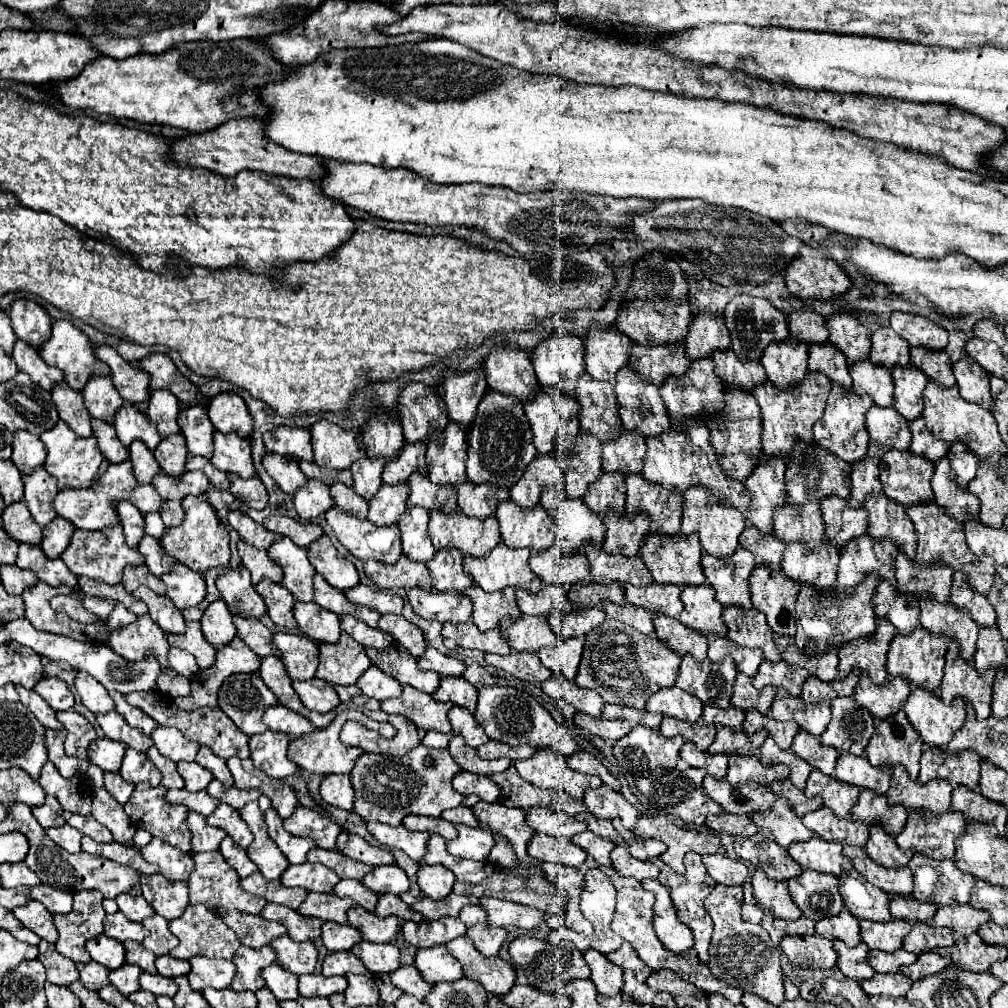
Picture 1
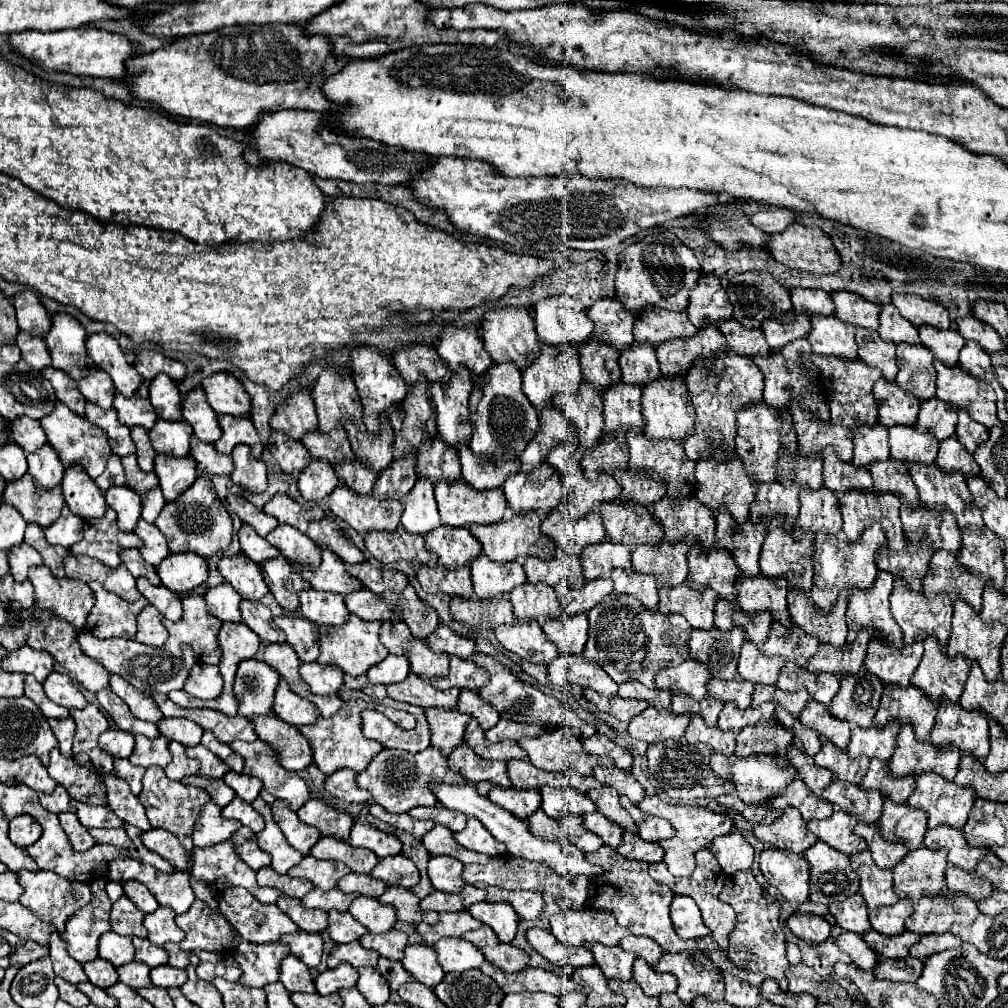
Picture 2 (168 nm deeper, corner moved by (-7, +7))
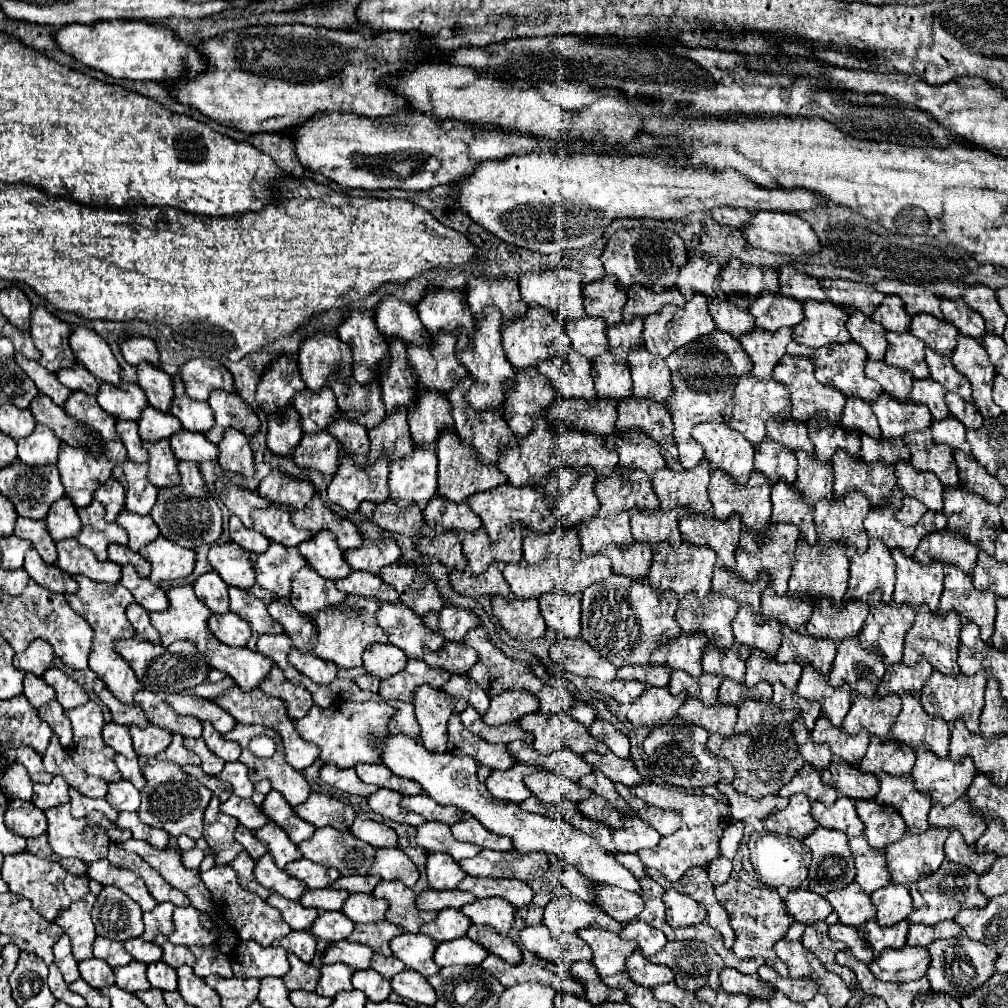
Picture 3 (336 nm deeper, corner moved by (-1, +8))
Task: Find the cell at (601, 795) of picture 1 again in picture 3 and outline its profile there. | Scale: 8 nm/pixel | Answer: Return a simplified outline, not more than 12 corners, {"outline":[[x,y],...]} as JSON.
{"outline":[[585,752],[583,758],[609,780],[629,788],[641,784],[631,758],[613,752]]}

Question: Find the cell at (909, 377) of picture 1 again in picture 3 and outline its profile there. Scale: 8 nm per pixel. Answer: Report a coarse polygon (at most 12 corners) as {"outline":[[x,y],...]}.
{"outline":[[887,332],[887,364],[929,376],[925,344],[909,332]]}

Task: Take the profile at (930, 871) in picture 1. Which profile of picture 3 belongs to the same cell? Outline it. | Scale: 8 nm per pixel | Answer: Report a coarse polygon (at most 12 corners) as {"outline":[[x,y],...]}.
{"outline":[[967,796],[935,804],[929,826],[959,830],[975,844],[987,828]]}

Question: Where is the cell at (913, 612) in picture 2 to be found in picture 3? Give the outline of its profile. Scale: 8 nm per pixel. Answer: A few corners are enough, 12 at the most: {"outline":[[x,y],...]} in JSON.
{"outline":[[891,550],[895,602],[939,610],[943,564],[919,564]]}

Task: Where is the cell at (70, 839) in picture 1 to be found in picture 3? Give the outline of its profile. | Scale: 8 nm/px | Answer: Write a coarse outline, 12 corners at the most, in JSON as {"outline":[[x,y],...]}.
{"outline":[[69,804],[49,808],[49,844],[61,858],[95,862],[109,836]]}

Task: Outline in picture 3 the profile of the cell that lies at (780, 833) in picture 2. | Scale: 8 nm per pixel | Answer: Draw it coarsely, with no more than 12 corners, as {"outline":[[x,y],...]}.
{"outline":[[807,796],[763,820],[769,832],[805,838],[819,824]]}

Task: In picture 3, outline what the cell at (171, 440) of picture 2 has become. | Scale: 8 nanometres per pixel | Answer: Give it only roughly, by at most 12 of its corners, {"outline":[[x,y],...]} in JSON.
{"outline":[[147,406],[137,420],[141,440],[161,440],[181,430],[169,412]]}

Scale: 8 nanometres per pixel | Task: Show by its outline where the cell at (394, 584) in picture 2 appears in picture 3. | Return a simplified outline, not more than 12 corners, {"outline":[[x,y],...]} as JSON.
{"outline":[[393,538],[365,540],[343,556],[353,570],[377,574],[397,562]]}

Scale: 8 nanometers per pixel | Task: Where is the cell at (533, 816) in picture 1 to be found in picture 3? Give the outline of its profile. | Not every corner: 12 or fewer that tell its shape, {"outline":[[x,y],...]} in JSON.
{"outline":[[545,768],[523,782],[543,804],[581,802],[589,788]]}

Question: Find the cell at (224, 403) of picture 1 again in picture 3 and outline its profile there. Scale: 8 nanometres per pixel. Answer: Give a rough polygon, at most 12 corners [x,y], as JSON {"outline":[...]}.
{"outline":[[211,358],[179,370],[187,394],[207,400],[213,390],[235,390],[231,372]]}

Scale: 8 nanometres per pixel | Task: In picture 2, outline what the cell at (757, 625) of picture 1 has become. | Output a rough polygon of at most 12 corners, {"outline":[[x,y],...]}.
{"outline":[[753,577],[737,585],[747,617],[769,613],[789,629],[785,581]]}

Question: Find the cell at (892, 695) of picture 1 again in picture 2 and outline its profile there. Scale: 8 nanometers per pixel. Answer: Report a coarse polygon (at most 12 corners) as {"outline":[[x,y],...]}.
{"outline":[[869,641],[863,667],[885,685],[909,687],[921,641],[889,649]]}

